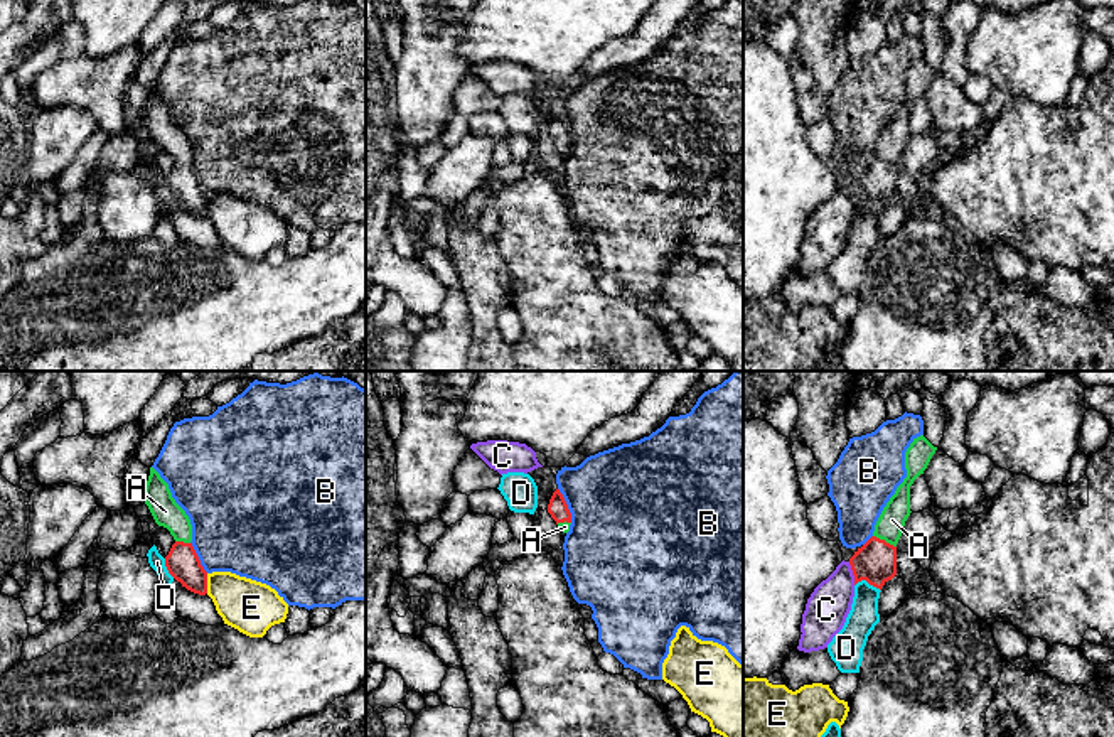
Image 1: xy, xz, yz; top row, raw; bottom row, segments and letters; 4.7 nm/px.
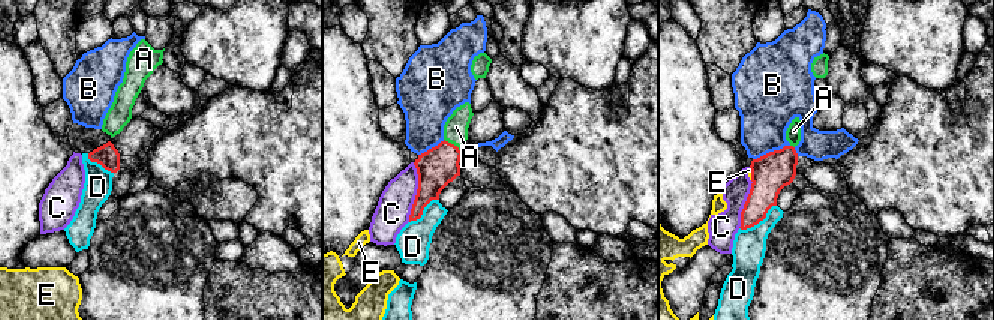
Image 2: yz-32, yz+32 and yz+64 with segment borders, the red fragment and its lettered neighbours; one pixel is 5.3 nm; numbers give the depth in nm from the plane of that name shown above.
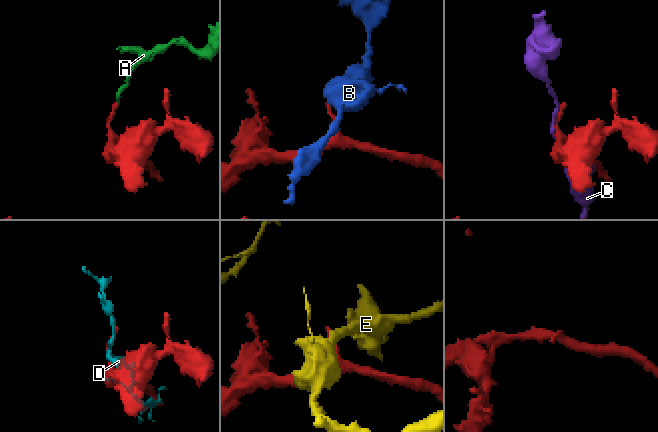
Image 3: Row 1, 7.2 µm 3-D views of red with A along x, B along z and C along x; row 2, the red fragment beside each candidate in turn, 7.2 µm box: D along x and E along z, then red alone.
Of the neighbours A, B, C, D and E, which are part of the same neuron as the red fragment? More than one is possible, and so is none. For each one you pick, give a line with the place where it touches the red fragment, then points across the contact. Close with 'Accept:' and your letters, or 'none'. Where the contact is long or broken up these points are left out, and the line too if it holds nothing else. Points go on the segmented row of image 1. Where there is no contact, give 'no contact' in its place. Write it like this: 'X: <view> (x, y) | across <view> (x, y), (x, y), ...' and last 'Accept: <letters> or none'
A: yz (883, 540) | across yz (875, 562), (883, 540), (892, 520)
Accept: A

